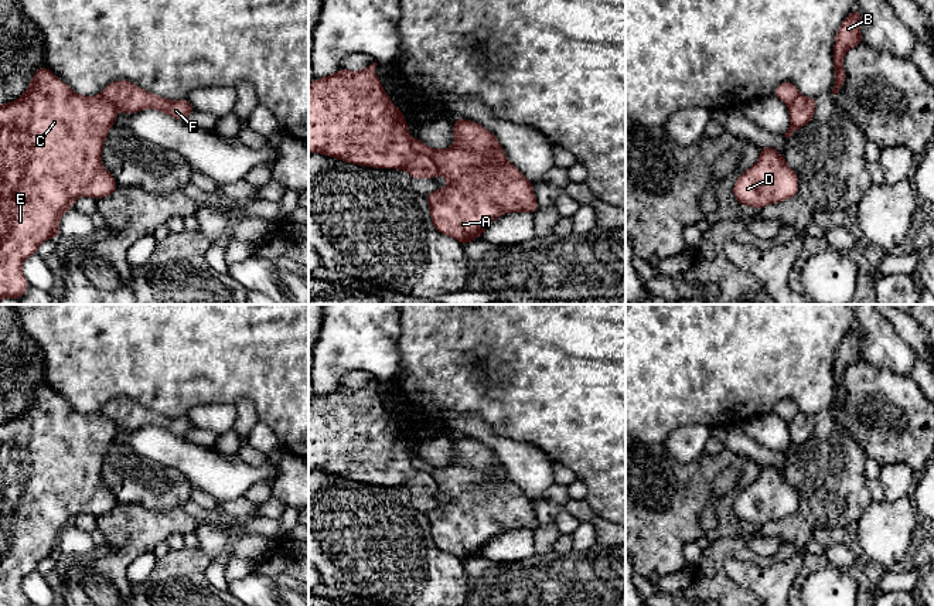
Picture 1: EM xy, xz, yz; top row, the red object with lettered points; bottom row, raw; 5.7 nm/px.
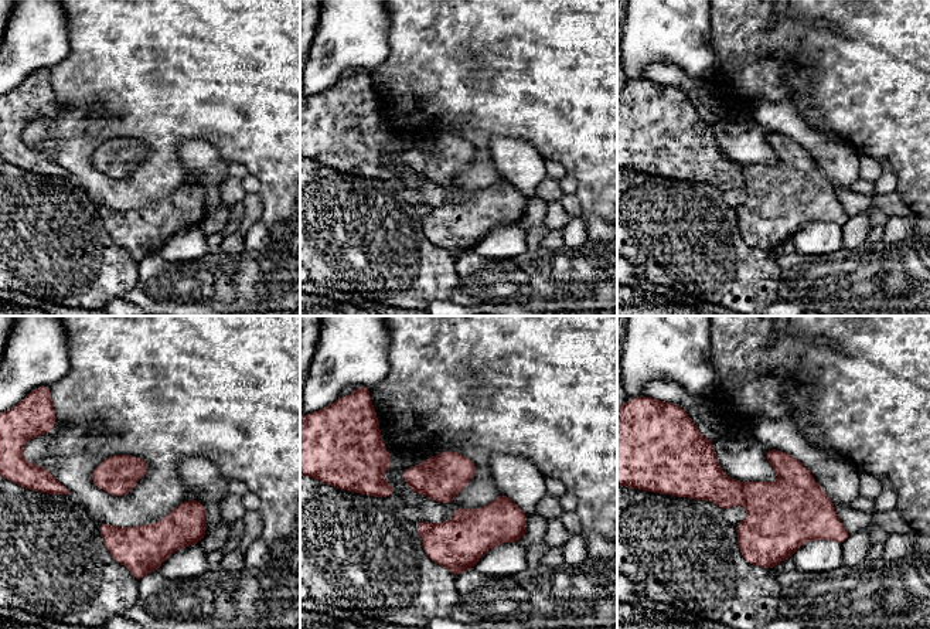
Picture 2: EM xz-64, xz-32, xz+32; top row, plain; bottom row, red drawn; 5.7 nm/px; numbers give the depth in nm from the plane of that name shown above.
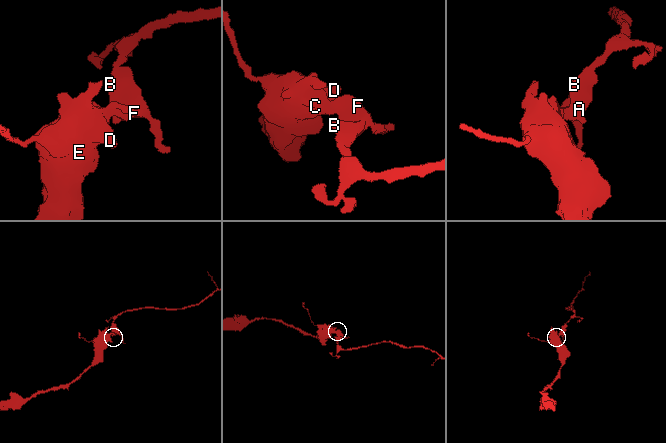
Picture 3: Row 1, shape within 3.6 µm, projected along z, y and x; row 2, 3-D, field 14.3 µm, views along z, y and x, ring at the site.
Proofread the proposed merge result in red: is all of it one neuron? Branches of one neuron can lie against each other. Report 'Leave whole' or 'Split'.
Split

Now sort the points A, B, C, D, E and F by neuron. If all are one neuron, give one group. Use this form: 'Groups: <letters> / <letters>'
Groups: A B F / C D E

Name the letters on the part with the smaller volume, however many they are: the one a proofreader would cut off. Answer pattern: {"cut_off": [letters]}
{"cut_off": ["A", "B", "F"]}

